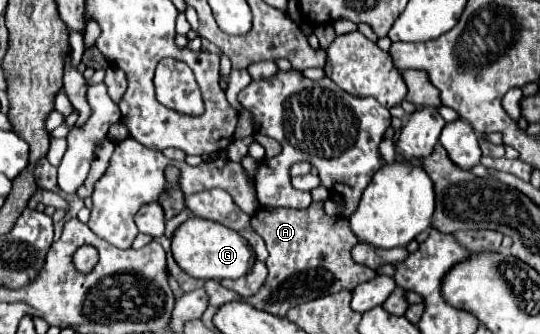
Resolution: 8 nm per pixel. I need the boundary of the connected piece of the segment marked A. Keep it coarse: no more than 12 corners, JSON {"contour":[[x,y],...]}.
{"contour":[[323,201],[261,207],[269,277],[243,299],[215,279],[209,305],[291,307],[353,291],[377,273],[351,259],[347,217]]}

